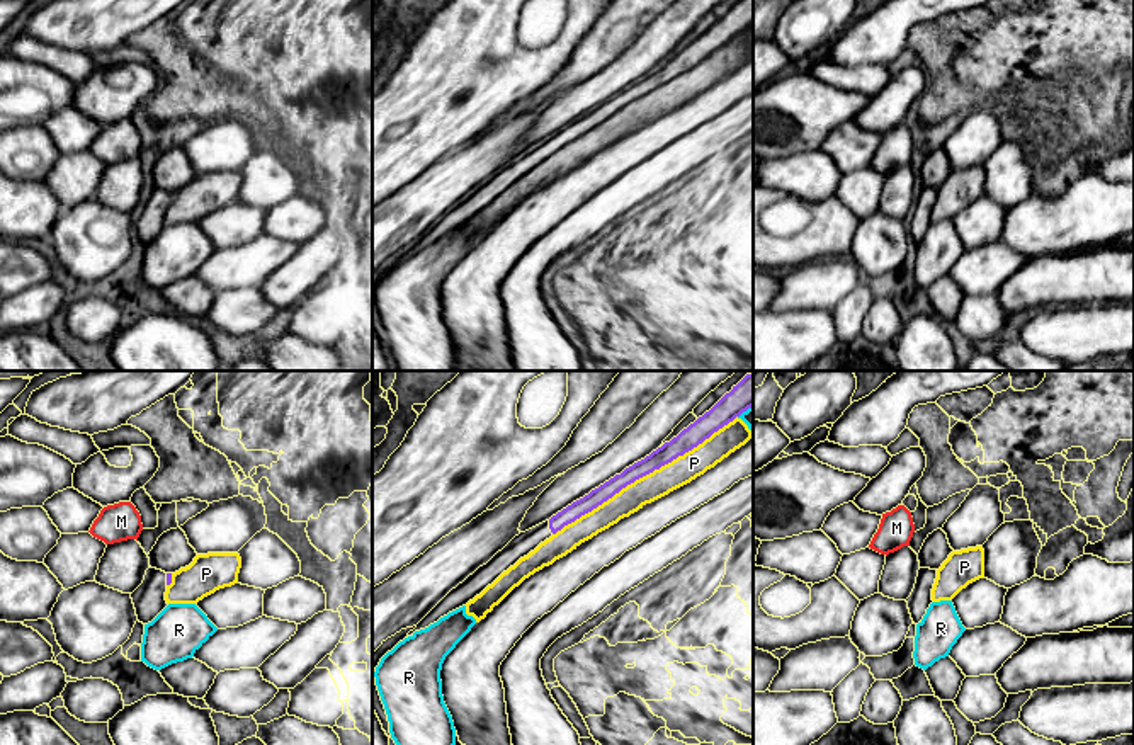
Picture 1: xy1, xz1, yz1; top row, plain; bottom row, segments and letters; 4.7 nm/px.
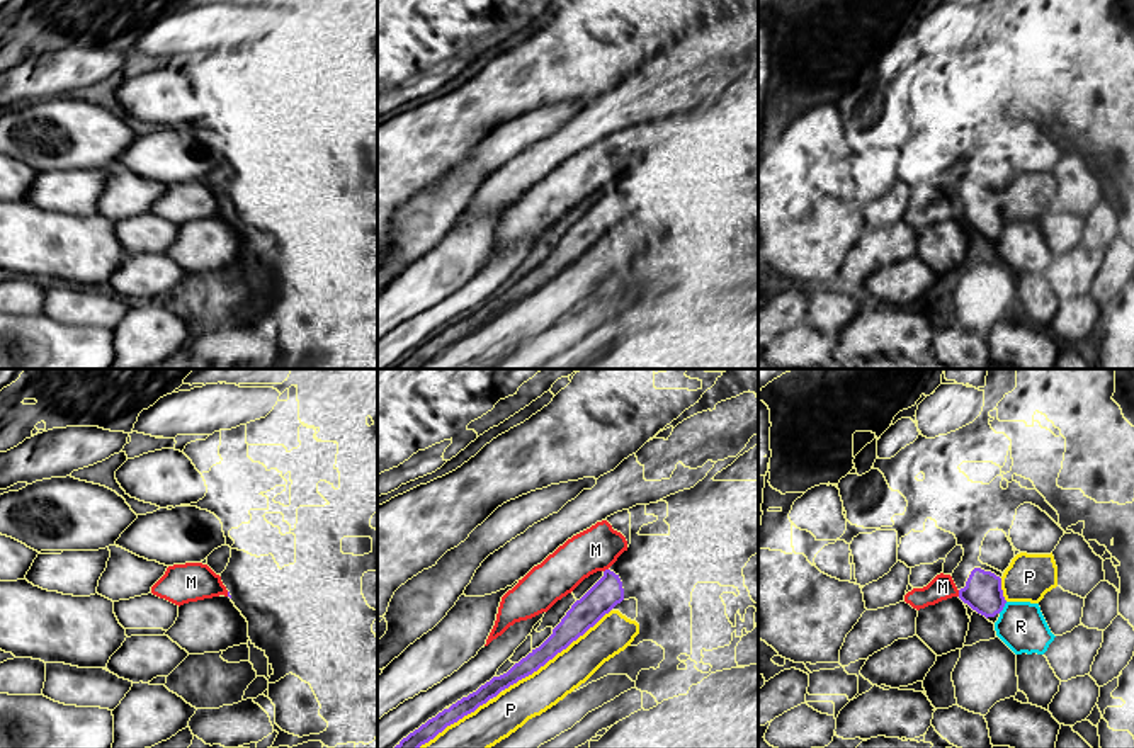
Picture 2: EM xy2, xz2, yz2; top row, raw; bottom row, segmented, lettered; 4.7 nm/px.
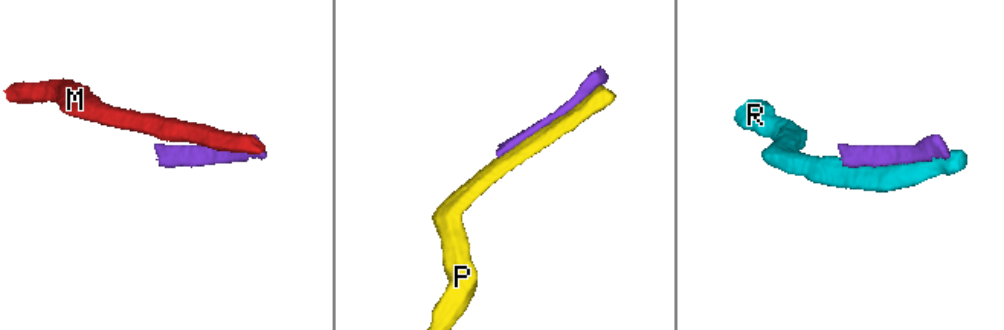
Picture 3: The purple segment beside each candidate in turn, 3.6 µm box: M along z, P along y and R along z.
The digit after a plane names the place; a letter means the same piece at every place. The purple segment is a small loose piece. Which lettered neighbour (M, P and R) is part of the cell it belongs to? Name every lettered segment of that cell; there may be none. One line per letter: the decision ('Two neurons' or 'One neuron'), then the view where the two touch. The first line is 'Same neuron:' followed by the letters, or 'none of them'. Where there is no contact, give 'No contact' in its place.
Same neuron: none of them
M: Two neurons. Touches purple in yz2
P: Two neurons. Touches purple in xz1
R: Two neurons. Touches purple in yz2

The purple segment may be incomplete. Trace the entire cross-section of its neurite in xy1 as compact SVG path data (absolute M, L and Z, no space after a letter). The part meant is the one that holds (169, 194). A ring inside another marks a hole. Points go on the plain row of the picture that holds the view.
M151 185L146 189L143 202L131 213L139 242L151 242L168 225L165 211L170 202L172 192Z

